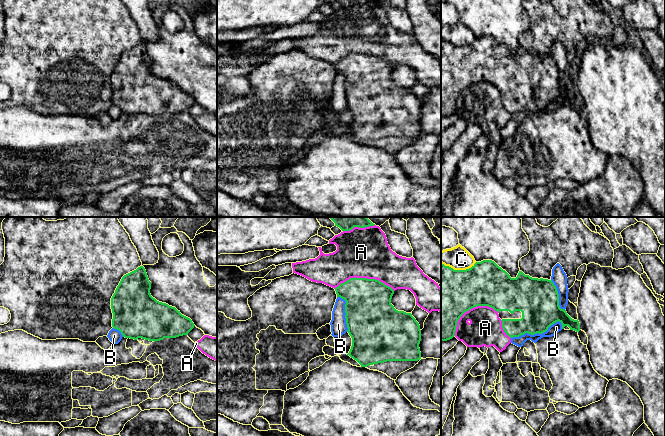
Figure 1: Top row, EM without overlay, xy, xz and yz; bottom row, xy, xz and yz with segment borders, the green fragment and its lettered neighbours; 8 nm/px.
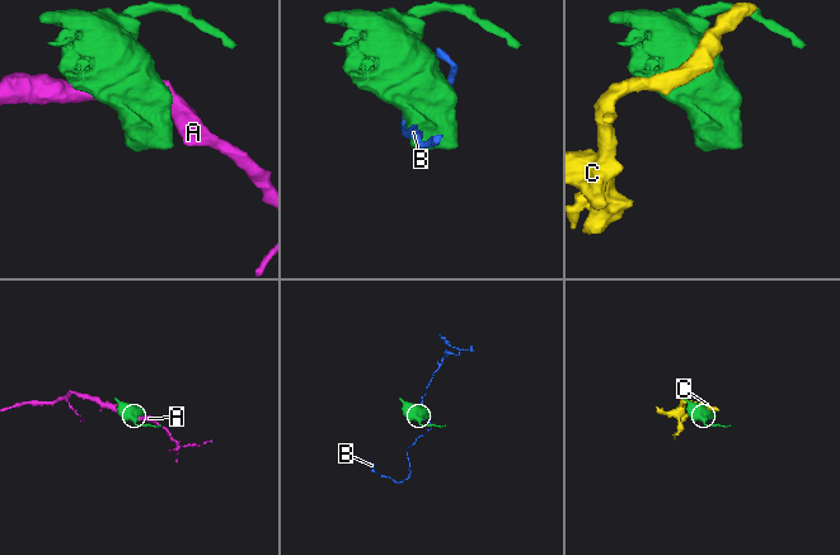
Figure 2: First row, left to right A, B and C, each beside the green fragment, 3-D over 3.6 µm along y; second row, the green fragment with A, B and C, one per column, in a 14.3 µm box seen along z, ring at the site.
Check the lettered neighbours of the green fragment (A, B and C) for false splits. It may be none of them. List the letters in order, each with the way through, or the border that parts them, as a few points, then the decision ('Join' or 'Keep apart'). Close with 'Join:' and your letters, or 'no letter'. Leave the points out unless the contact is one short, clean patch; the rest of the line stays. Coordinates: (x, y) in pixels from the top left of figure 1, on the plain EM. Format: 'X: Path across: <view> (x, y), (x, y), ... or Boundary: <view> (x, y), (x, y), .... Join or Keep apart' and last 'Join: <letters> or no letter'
A: Keep apart
B: Keep apart
C: Keep apart
Join: no letter

